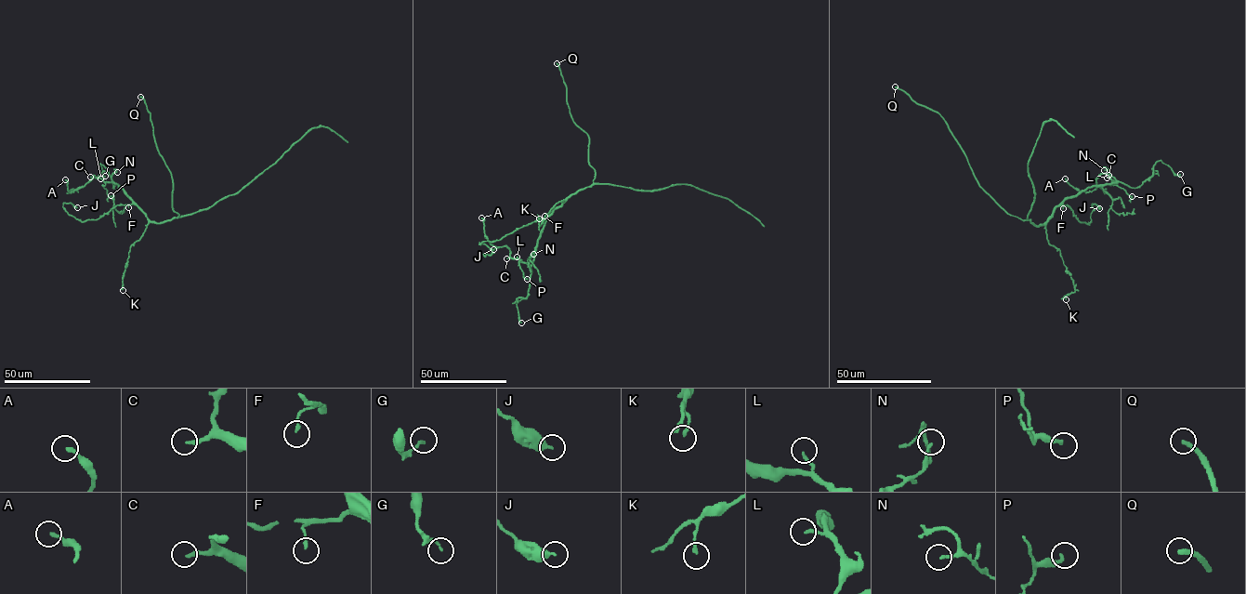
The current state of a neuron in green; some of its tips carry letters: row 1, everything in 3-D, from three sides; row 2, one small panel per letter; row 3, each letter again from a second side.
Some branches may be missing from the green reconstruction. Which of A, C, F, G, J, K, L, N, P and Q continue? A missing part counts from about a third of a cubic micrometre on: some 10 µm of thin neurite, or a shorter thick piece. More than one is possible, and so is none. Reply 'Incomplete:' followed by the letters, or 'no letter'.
Incomplete: C, Q

